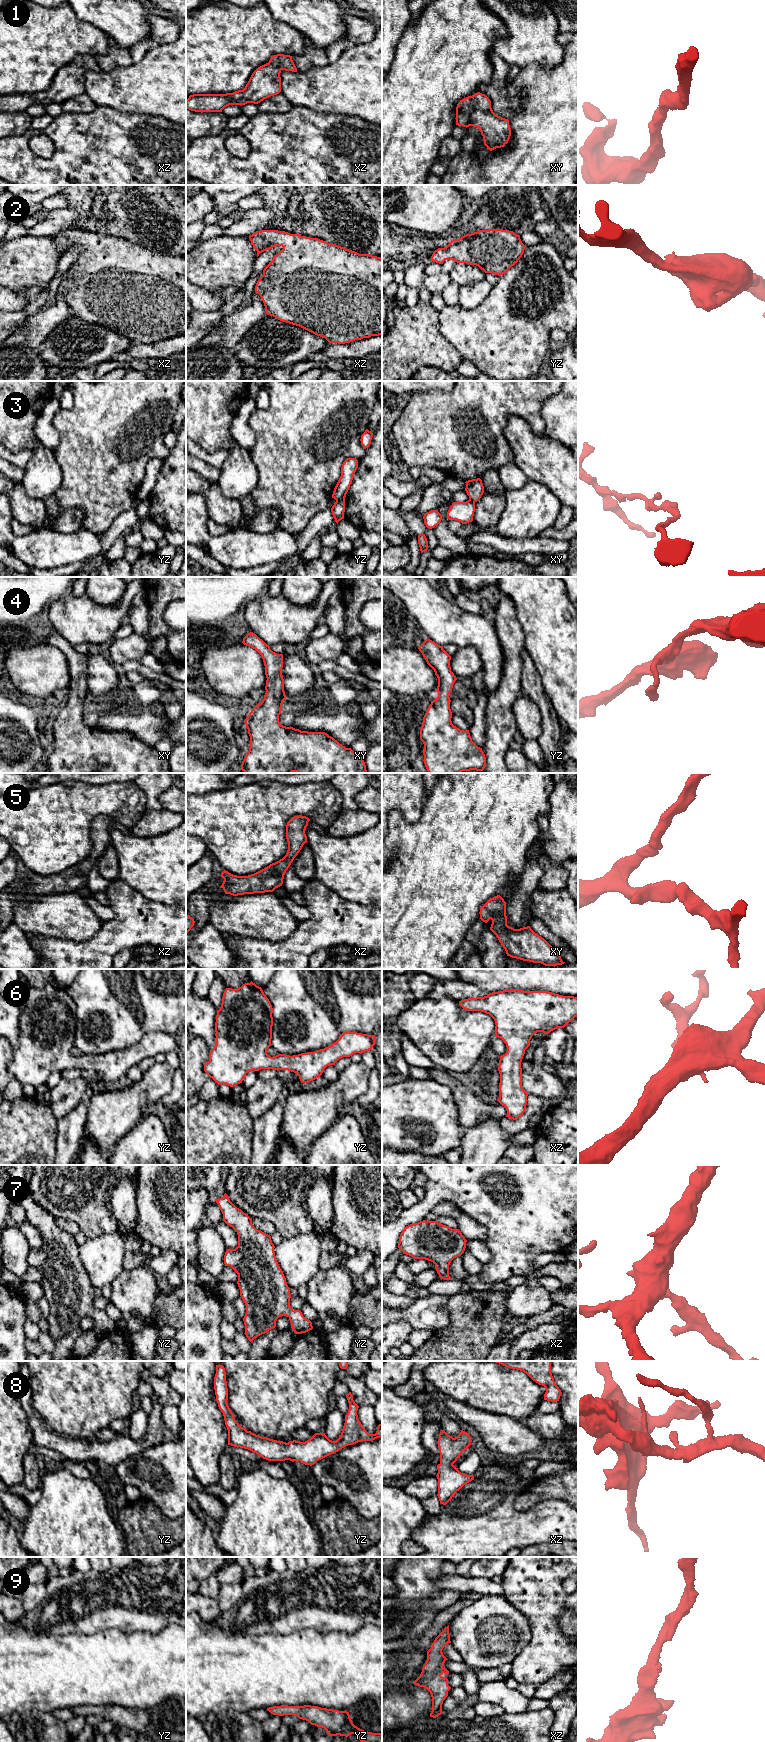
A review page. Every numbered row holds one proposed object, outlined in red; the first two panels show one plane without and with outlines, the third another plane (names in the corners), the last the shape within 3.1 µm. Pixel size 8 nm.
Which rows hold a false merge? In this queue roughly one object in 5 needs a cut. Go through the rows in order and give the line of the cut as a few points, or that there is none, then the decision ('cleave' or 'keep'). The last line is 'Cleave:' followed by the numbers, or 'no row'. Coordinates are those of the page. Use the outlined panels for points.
1: cut none; keep
2: cut none; keep
3: cut yz (344, 498), (336, 501); cleave
4: cut none; keep
5: cut none; keep
6: cut none; keep
7: cut none; keep
8: cut none; keep
9: cut none; keep
Cleave: 3

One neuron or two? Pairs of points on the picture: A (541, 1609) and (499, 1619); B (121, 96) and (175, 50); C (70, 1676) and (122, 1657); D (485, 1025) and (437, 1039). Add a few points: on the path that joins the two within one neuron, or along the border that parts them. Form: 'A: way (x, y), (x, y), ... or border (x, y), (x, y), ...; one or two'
A: border (505, 1598), (526, 1618), (531, 1636); two
B: way (134, 89), (162, 63); one
C: way (83, 1669), (109, 1667); one
D: way (473, 1031), (460, 1037), (449, 1037); one

